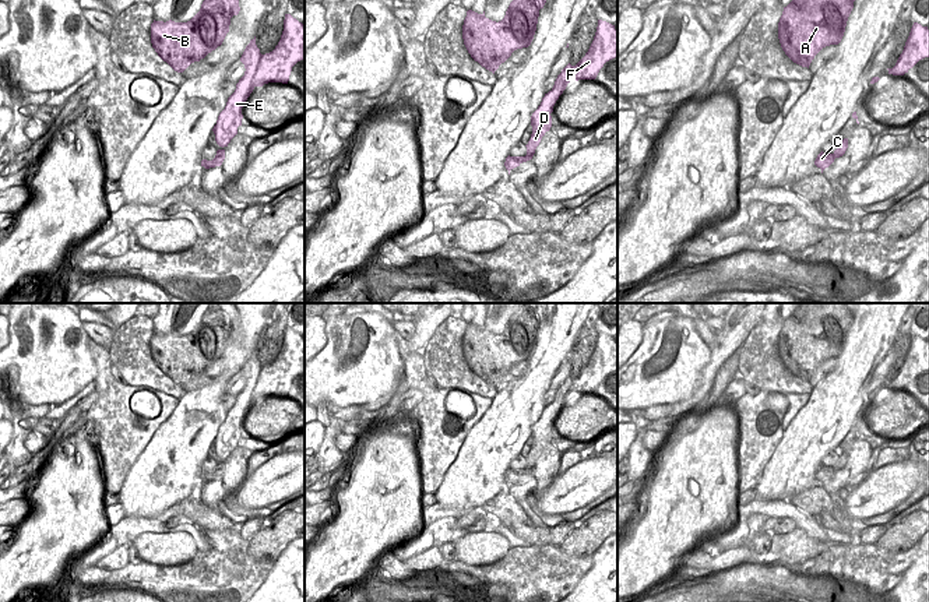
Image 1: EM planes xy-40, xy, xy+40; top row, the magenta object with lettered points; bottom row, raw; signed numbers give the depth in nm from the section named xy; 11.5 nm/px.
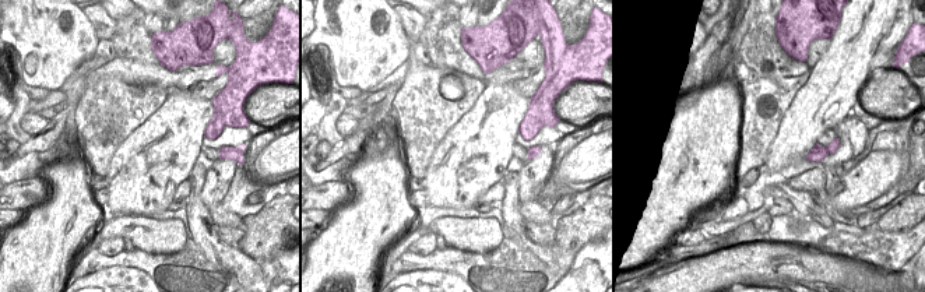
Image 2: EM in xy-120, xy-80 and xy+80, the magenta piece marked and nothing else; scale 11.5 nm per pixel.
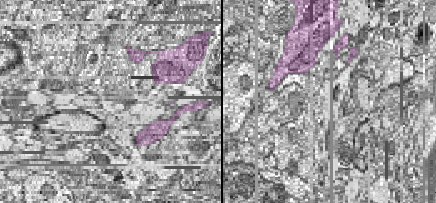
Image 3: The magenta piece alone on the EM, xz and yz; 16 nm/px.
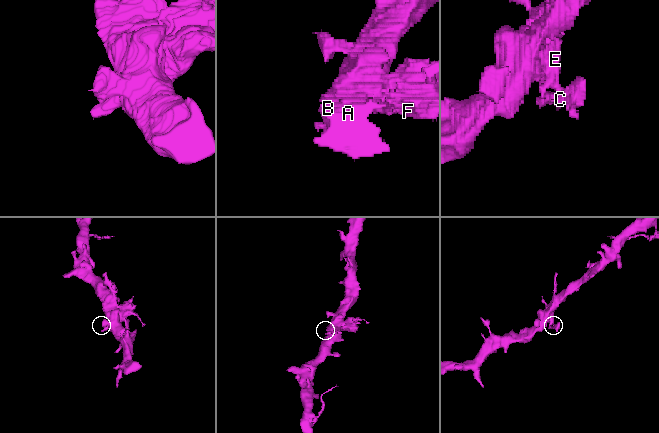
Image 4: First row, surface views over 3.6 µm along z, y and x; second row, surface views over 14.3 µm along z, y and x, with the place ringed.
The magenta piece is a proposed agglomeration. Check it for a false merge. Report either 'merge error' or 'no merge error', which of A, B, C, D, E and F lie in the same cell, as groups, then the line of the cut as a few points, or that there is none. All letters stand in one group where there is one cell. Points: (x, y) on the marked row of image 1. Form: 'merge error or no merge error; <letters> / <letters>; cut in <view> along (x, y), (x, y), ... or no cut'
no merge error; A B C D E F; no cut

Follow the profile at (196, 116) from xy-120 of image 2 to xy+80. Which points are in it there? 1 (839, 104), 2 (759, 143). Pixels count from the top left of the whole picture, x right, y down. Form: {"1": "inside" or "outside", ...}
{"1": "inside", "2": "outside"}

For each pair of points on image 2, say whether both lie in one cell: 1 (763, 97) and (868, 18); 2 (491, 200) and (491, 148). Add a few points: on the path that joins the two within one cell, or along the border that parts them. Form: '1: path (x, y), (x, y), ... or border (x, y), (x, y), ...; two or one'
1: border (811, 69), (806, 83), (783, 115); two
2: border (500, 180), (495, 182), (474, 207); two

